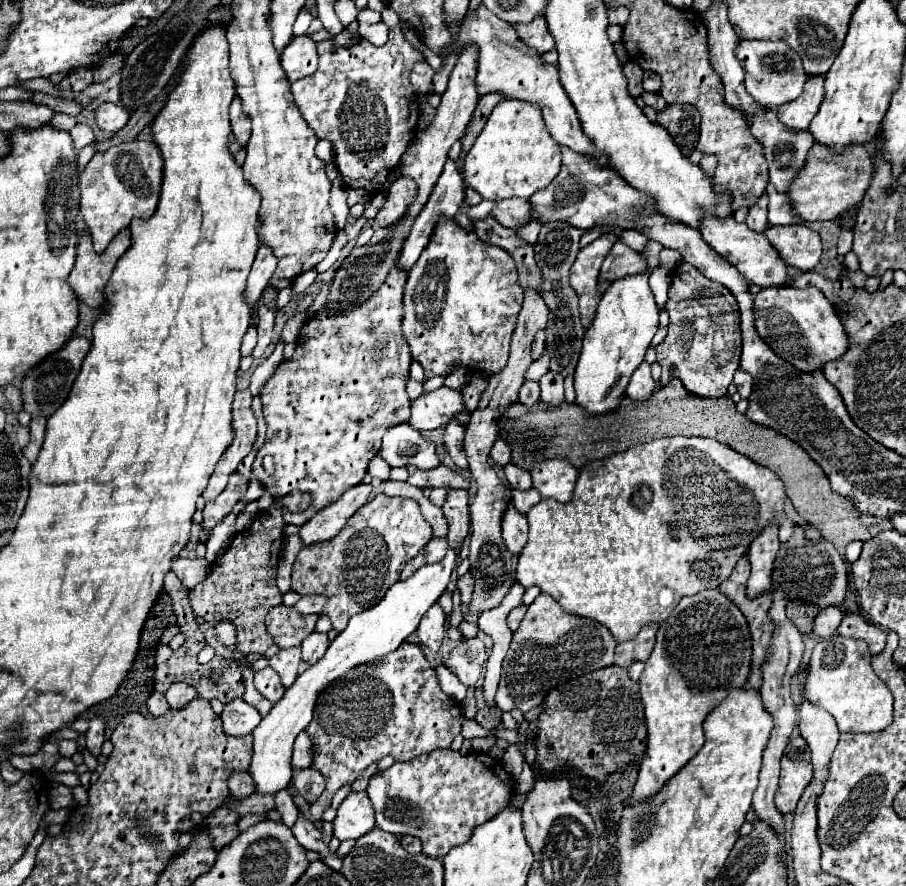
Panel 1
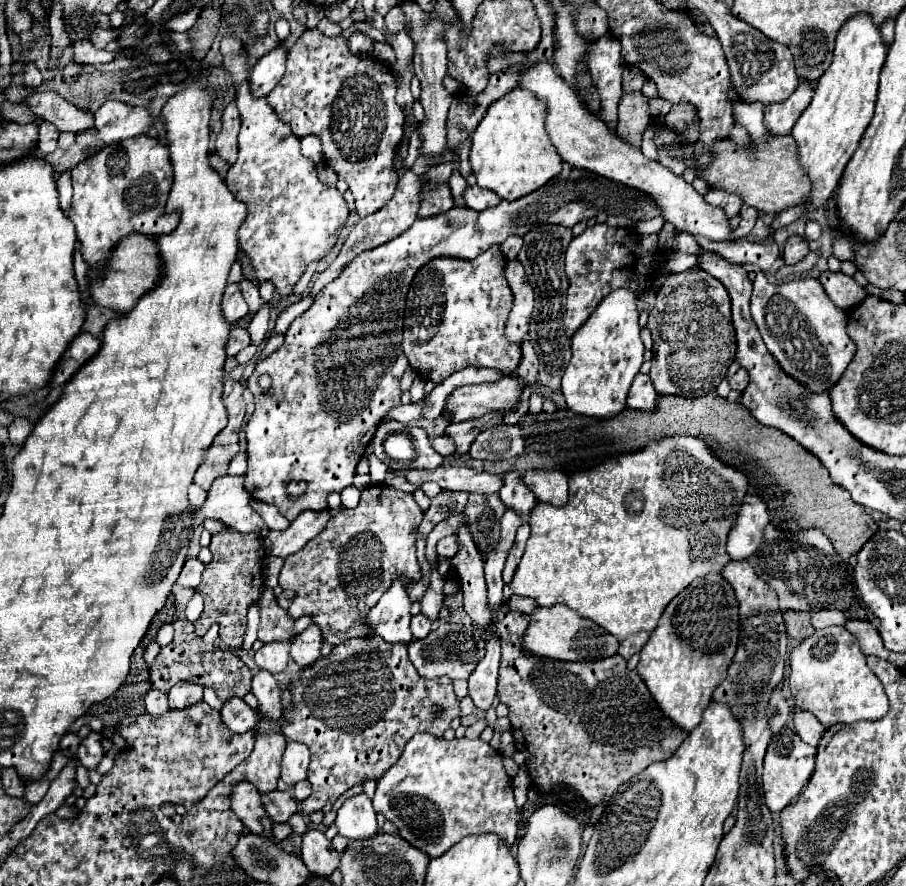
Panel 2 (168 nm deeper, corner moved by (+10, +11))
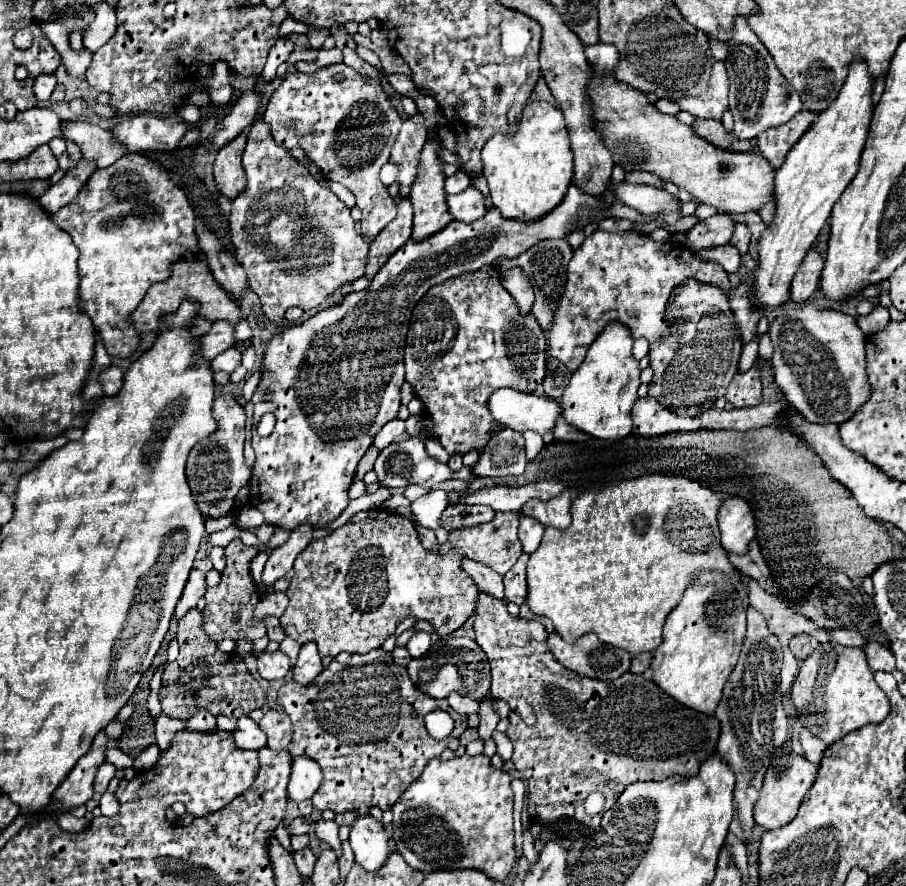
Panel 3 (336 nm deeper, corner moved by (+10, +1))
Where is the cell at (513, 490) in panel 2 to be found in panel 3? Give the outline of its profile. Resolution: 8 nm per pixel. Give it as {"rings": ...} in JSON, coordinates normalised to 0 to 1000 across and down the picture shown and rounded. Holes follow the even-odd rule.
{"rings":[[[574,580],[572,607],[574,607],[576,621],[578,621],[581,625],[587,625],[587,623],[596,616],[598,603],[600,603],[600,594],[596,594],[589,585],[583,585],[583,582],[576,582],[576,580]]]}

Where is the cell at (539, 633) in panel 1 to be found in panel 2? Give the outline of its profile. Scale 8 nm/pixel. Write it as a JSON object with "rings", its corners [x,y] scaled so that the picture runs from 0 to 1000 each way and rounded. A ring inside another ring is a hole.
{"rings":[[[611,682],[611,684],[592,684],[585,693],[585,704],[576,718],[576,731],[583,738],[596,740],[596,743],[609,743],[609,745],[664,745],[682,734],[682,720],[671,716],[667,709],[662,709],[658,702],[640,698],[634,688]]]}

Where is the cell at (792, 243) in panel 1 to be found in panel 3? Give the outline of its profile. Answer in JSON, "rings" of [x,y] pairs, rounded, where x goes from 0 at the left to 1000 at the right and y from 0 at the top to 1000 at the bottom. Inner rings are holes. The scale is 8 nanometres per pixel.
{"rings":[[[896,280],[892,284],[892,289],[887,291],[887,296],[883,298],[883,302],[881,302],[881,307],[879,307],[876,316],[874,316],[874,339],[876,341],[887,343],[887,341],[894,339],[894,334],[903,325],[907,302],[909,302],[907,289]]]}

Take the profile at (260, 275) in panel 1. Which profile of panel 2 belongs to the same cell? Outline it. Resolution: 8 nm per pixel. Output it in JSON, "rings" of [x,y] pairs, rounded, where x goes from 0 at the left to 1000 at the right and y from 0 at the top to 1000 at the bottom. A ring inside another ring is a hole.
{"rings":[[[263,318],[252,321],[249,330],[247,330],[247,339],[245,339],[245,350],[249,361],[258,368],[265,359],[269,359],[274,354],[274,345],[267,339],[267,327],[263,325]]]}

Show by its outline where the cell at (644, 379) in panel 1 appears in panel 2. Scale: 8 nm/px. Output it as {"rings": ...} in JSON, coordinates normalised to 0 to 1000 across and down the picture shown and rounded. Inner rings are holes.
{"rings":[[[704,420],[695,436],[691,458],[702,460],[702,463],[720,463],[724,458],[724,449],[726,449],[726,445],[717,431],[717,424]]]}

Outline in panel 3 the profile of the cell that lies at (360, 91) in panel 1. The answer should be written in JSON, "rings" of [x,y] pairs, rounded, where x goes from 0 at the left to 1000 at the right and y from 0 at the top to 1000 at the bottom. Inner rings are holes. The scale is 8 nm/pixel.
{"rings":[[[382,72],[353,77],[347,84],[325,81],[318,84],[309,99],[302,104],[289,135],[294,135],[294,140],[298,142],[298,151],[307,165],[333,167],[362,203],[377,208],[391,219],[393,233],[400,237],[400,264],[413,269],[428,255],[428,251],[437,246],[439,237],[426,210],[419,205],[419,190],[430,181],[430,169],[444,142],[444,133],[439,131],[417,93],[397,86]]]}

